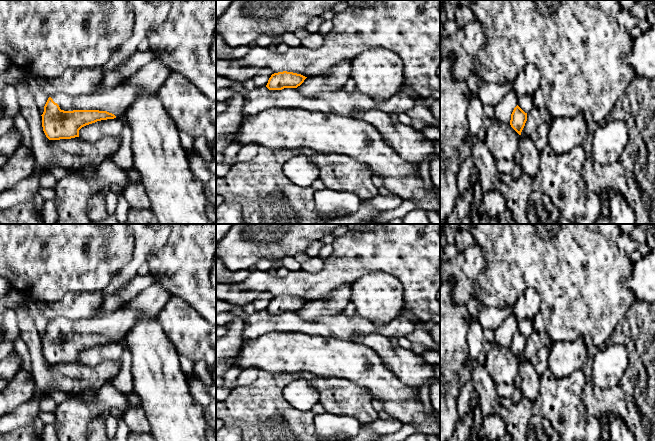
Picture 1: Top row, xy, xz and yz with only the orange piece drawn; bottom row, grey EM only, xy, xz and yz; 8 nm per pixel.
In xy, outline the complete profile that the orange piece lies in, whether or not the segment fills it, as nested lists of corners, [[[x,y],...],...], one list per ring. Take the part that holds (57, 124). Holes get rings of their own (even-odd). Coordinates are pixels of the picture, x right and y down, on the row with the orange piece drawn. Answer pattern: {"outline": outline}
{"outline": [[[164,52],[129,77],[126,85],[101,93],[68,96],[56,93],[49,97],[42,116],[42,127],[49,140],[79,137],[79,130],[101,120],[123,118],[141,90],[159,93],[172,70],[164,63]]]}

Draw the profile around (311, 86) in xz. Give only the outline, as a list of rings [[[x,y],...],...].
[[[344,60],[330,69],[323,76],[307,77],[296,89],[305,96],[344,90],[350,78],[351,60]]]

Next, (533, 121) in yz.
[[[546,108],[532,109],[527,113],[527,121],[521,132],[520,137],[530,137],[541,122],[550,123],[552,118]]]

